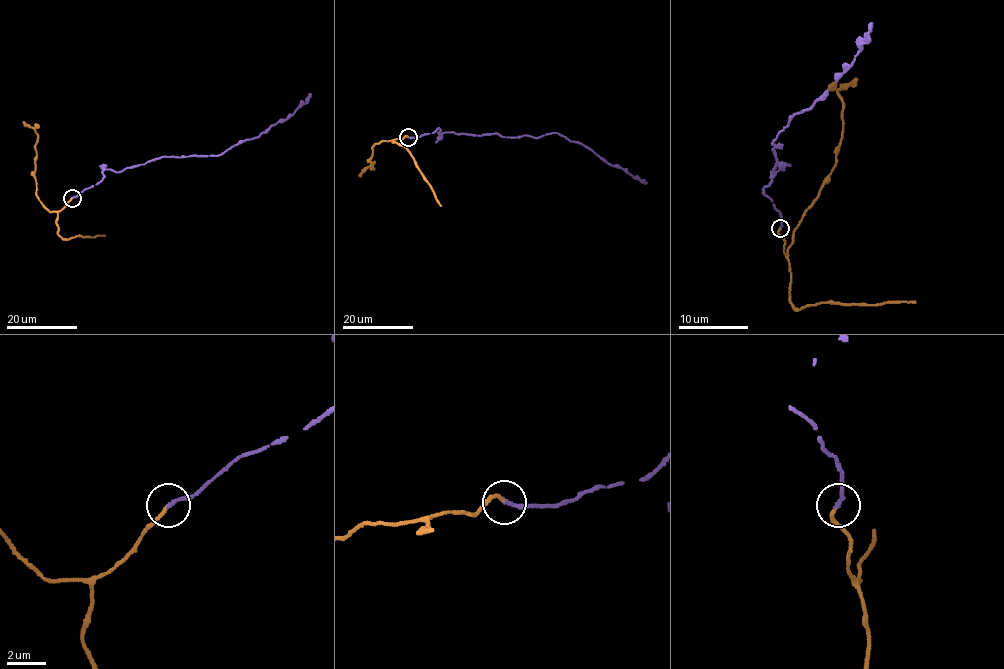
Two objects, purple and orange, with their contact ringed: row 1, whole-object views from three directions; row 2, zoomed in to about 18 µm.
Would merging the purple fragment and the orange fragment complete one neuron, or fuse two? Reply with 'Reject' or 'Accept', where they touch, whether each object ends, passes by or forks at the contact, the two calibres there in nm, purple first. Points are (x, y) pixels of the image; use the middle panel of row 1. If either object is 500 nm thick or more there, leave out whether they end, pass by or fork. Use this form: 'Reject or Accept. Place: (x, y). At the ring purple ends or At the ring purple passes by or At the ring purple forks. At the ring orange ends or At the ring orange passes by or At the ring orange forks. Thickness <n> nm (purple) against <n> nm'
Accept. Place: (408, 137). At the ring purple ends. At the ring orange ends. Thickness 190 nm (purple) against 160 nm

